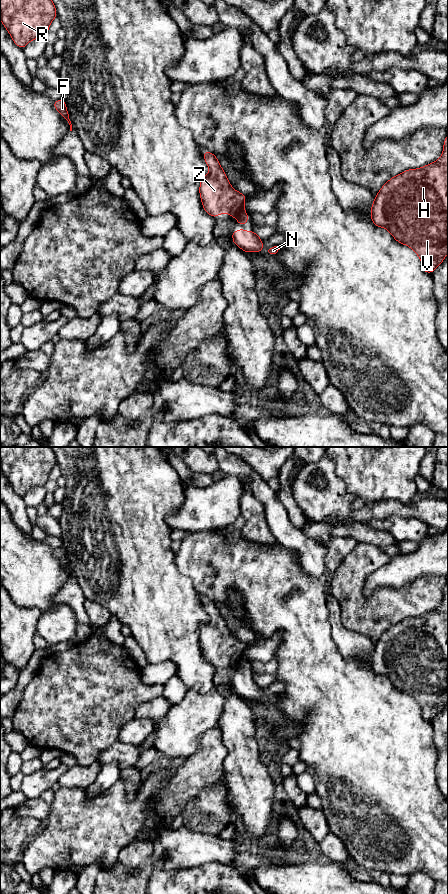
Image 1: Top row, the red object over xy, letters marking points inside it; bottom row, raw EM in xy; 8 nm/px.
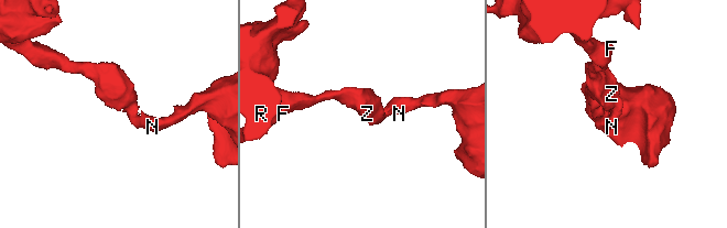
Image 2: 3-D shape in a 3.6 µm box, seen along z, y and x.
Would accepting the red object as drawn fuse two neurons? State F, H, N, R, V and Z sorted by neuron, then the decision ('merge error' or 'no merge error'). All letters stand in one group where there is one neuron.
F H N R V Z; no merge error

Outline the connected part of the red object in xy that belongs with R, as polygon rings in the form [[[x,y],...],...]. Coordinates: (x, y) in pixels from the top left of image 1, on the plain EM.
[[[0,447],[0,468],[21,497],[32,488],[44,486],[56,465],[51,447]]]

